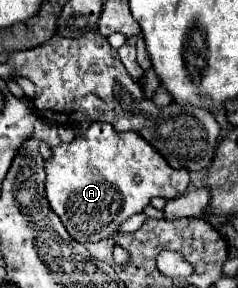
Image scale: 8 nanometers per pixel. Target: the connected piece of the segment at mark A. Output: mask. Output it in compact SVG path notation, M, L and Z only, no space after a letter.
M92 122L82 136L54 146L54 156L46 162L48 204L68 234L82 244L110 238L124 220L140 214L154 196L172 200L184 194L188 182L188 170L170 168L140 134L118 132L106 122Z

